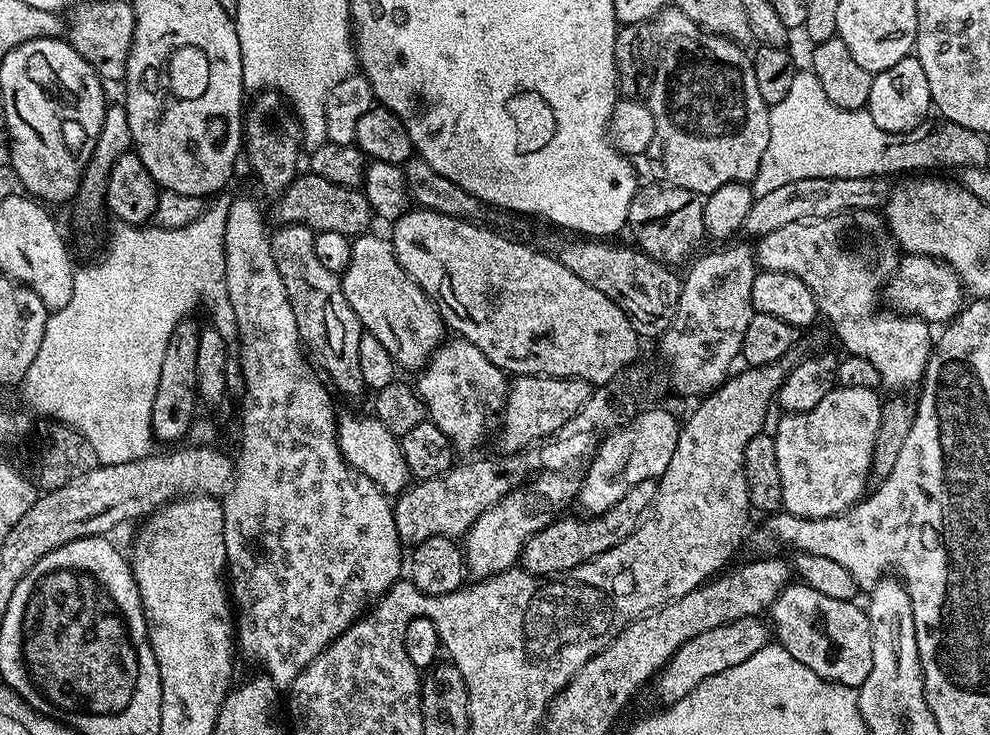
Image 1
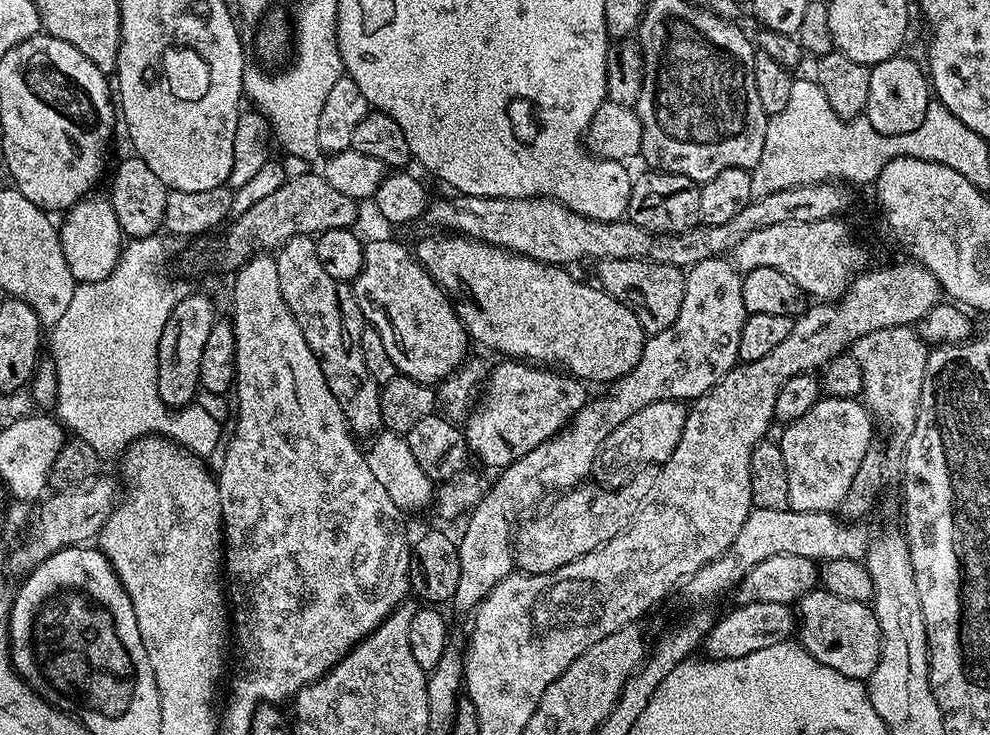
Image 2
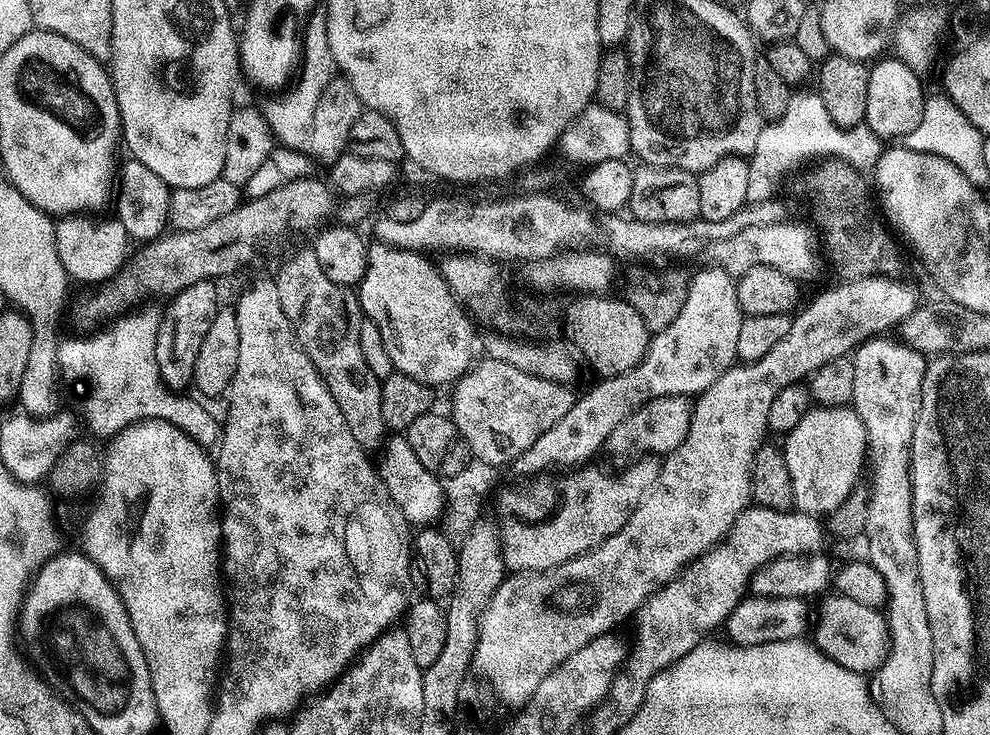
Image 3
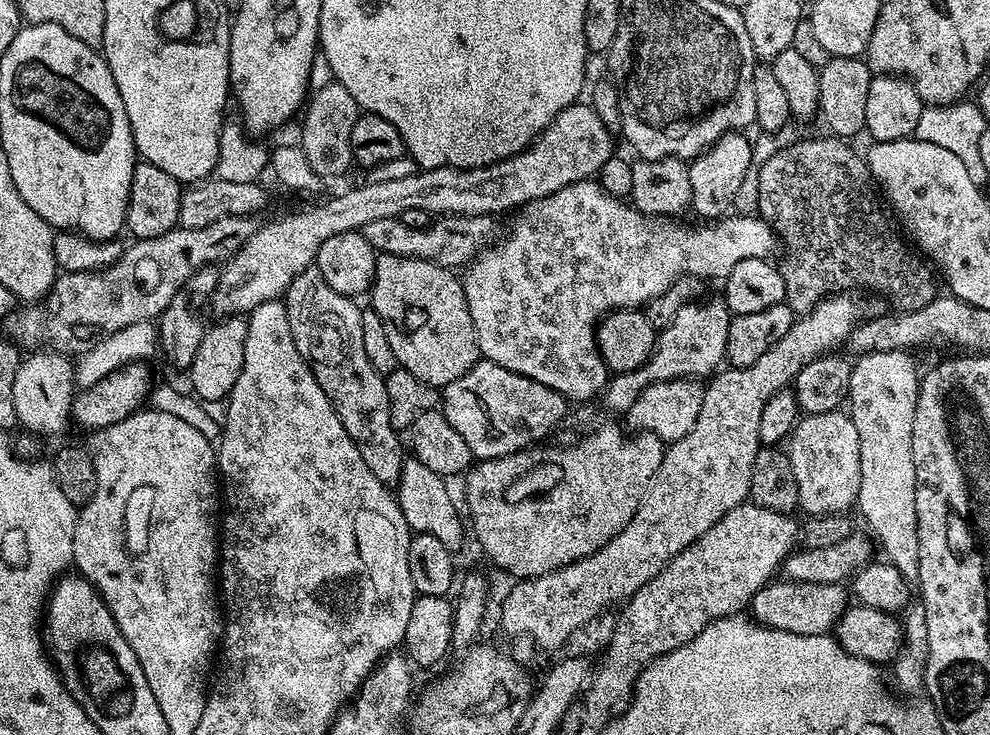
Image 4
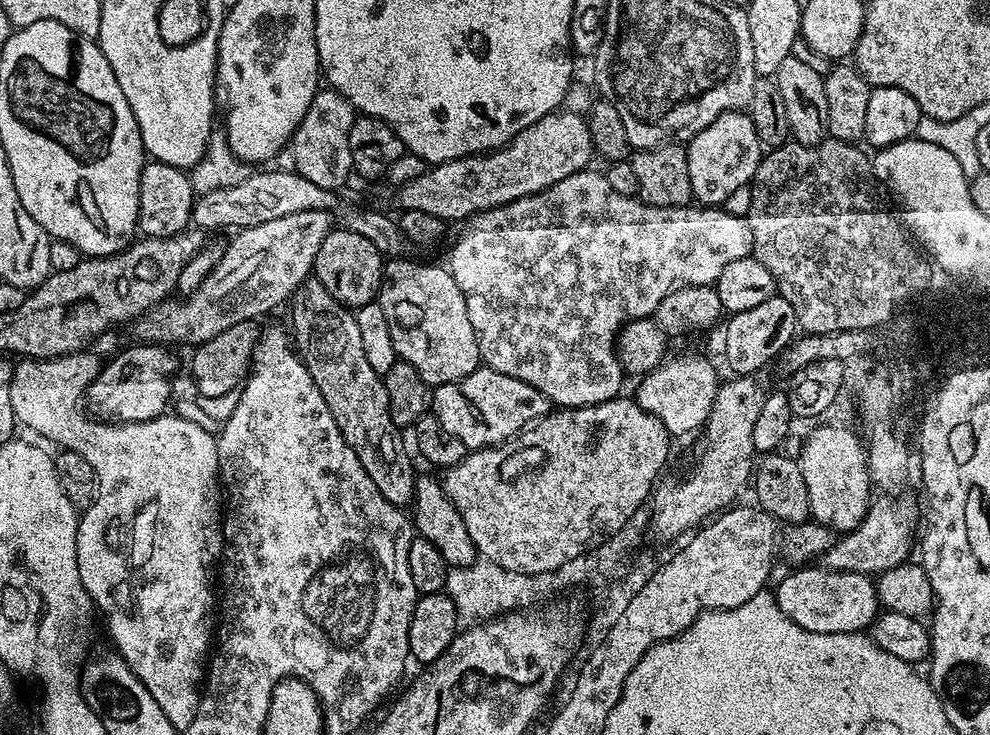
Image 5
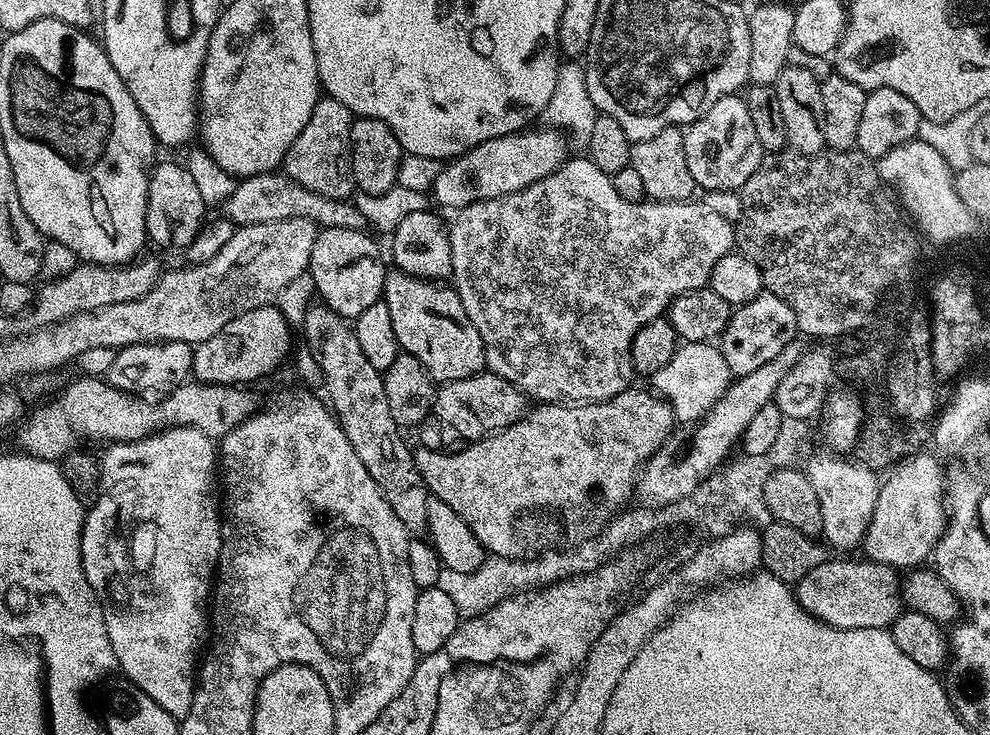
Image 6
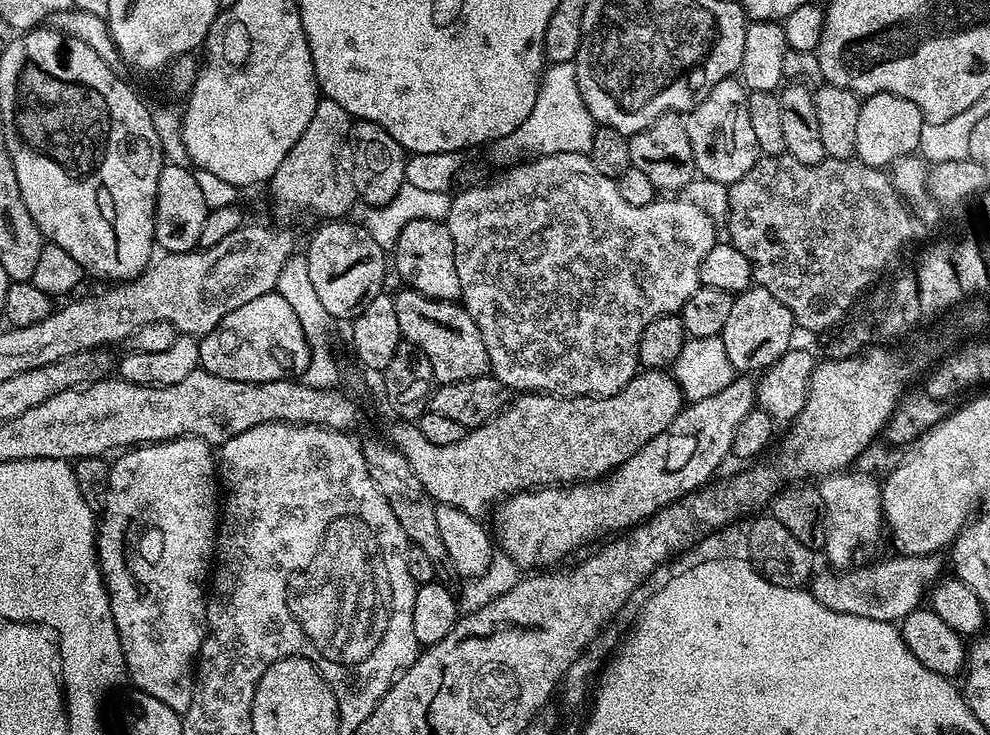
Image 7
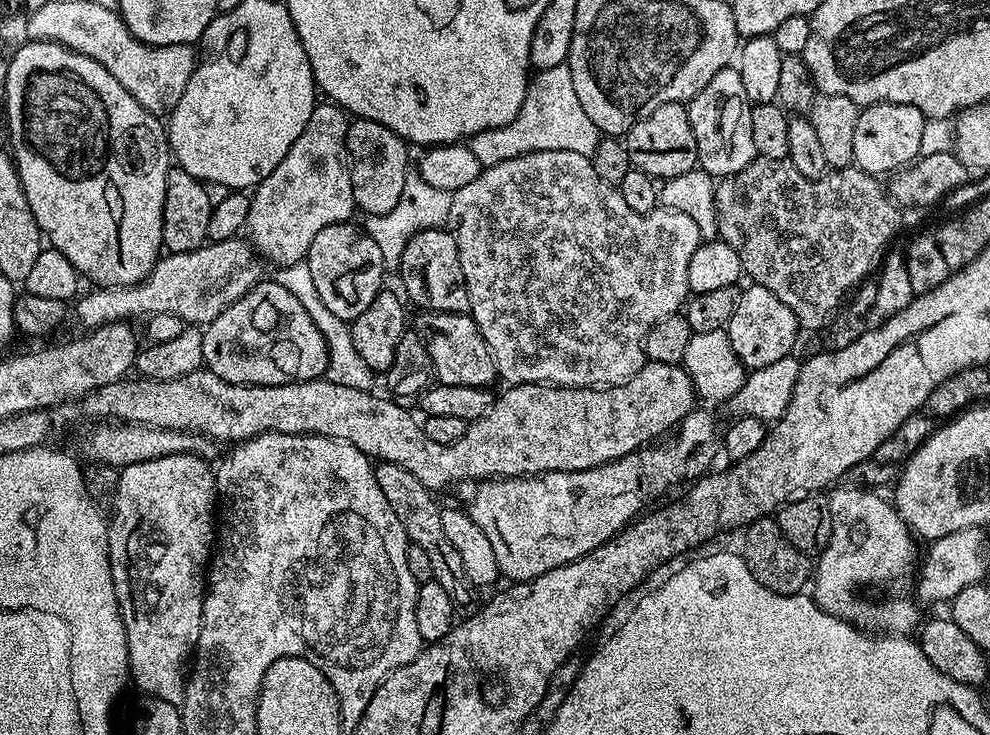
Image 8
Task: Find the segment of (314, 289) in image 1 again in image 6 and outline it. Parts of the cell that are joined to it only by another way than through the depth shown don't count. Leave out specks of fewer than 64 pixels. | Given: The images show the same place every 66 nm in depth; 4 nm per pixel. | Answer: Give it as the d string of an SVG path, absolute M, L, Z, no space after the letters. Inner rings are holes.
M316 302L309 307L302 331L308 339L307 351L311 352L321 368L322 388L328 391L327 403L350 446L354 446L354 454L362 458L362 466L366 466L370 478L374 478L374 486L382 490L386 502L390 502L390 510L394 510L404 529L413 537L423 537L428 531L430 493L422 474L418 474L413 449L408 449L404 441L405 433L394 422L394 414L390 414L382 373L374 370L366 354L362 354L353 325L324 303Z

